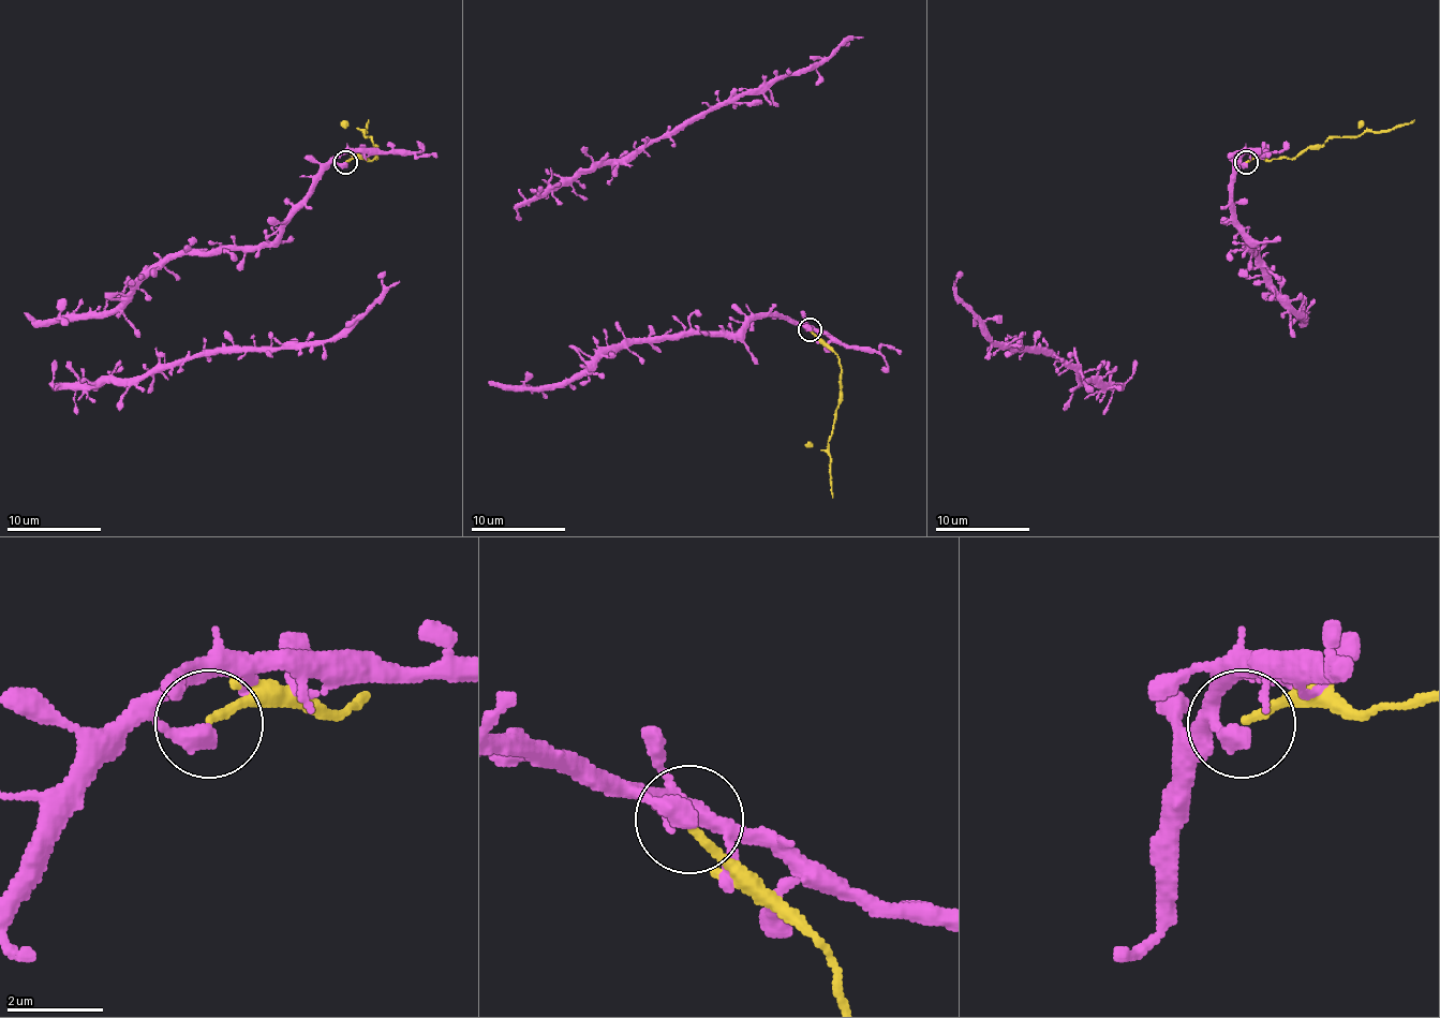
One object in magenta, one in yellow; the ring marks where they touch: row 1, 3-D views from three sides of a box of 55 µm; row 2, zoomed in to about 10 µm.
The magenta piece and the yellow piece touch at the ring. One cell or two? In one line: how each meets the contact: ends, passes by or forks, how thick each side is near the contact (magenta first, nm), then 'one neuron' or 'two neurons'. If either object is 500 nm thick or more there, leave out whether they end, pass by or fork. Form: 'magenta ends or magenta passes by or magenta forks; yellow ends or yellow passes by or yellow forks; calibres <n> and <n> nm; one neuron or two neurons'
magenta ends; yellow ends; calibres 400 and 150 nm; two neurons

